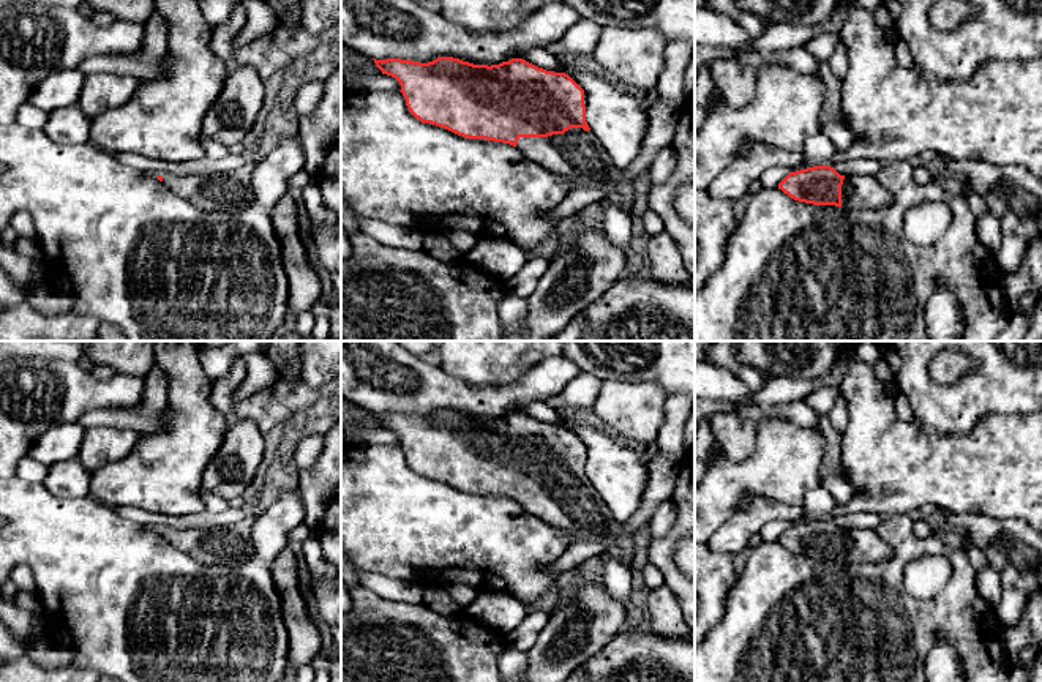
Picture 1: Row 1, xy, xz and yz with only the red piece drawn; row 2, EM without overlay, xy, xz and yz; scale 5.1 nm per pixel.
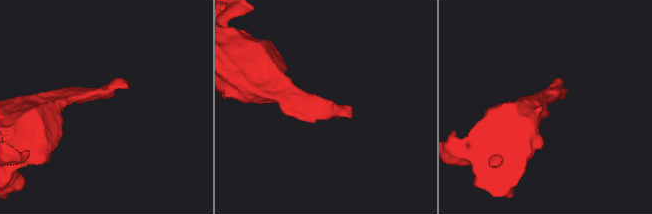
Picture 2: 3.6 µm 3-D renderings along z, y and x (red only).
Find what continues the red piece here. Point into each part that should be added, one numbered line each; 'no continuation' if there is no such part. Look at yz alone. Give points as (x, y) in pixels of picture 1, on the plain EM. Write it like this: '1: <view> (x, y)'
1: yz (858, 545)

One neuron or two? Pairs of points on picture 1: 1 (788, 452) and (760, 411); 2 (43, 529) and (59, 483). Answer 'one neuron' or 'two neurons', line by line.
1: two neurons
2: two neurons

